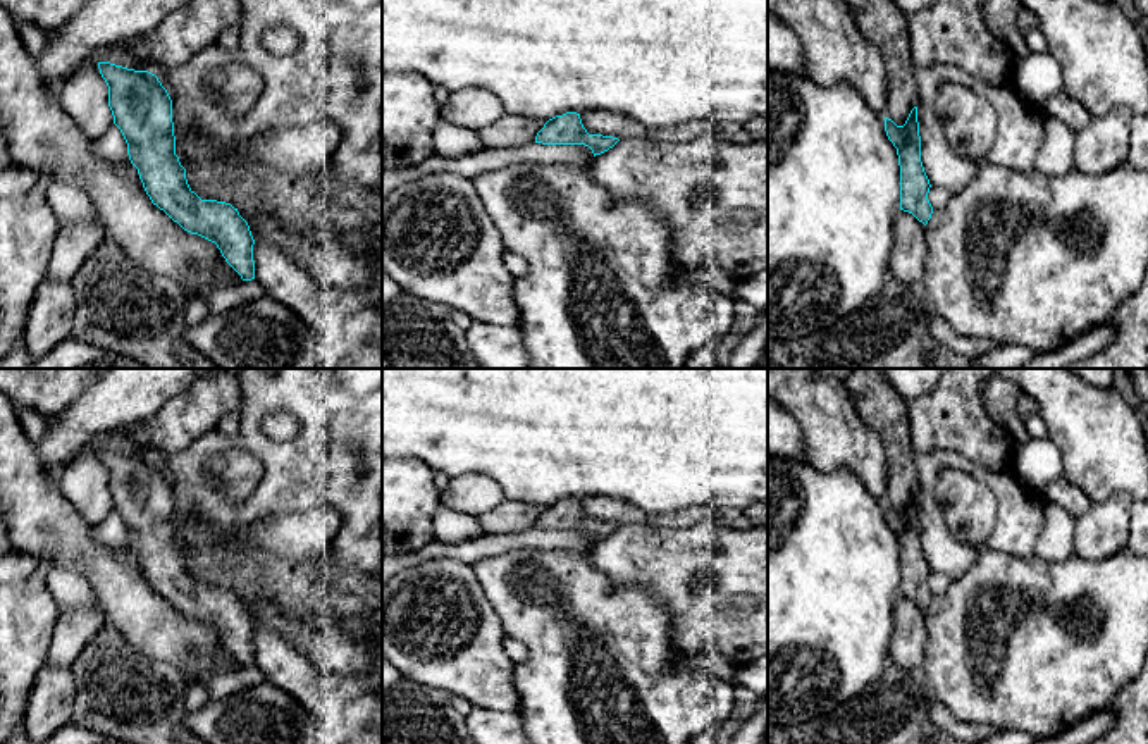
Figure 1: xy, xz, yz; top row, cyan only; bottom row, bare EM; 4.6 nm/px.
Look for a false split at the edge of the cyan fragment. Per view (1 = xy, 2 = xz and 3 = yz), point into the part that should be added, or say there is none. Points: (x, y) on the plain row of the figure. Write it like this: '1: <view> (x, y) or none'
1: none
2: none
3: none

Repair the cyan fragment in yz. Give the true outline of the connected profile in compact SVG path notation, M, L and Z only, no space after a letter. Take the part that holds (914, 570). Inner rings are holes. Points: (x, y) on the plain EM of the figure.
M917 493L910 496L904 512L897 512L892 505L885 503L885 517L898 541L900 596L912 599L926 611L933 592L928 586L931 570L921 548Z

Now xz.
M577 498L549 505L535 522L535 529L542 530L585 530L592 536L594 542L608 537L618 527L613 522L589 520Z

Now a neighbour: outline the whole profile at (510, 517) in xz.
M503 499L496 508L477 517L485 534L518 534L535 527L546 506Z

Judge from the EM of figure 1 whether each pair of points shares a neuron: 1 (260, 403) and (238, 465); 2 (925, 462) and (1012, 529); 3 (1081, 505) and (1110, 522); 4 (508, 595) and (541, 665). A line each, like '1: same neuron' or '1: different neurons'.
1: different neurons
2: same neuron
3: different neurons
4: same neuron

